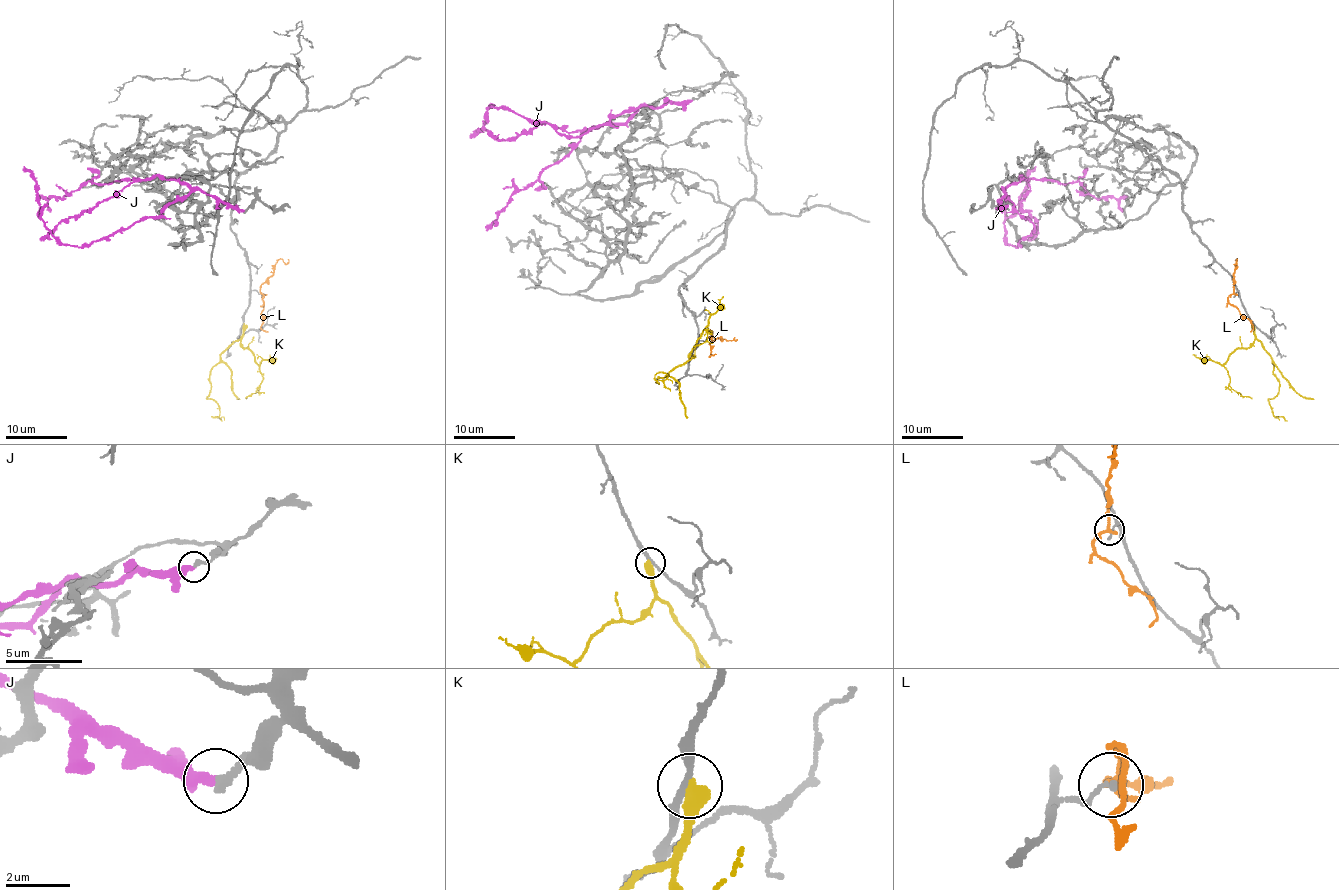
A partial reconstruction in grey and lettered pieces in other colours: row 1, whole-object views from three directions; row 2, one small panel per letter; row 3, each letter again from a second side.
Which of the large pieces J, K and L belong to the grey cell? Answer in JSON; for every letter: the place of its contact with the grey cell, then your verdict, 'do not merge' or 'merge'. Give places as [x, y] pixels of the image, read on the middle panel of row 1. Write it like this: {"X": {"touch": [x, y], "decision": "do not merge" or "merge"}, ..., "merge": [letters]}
{"J": {"touch": [691, 100], "decision": "do not merge"}, "K": {"touch": [691, 357], "decision": "do not merge"}, "L": {"touch": [709, 338], "decision": "do not merge"}, "merge": []}

